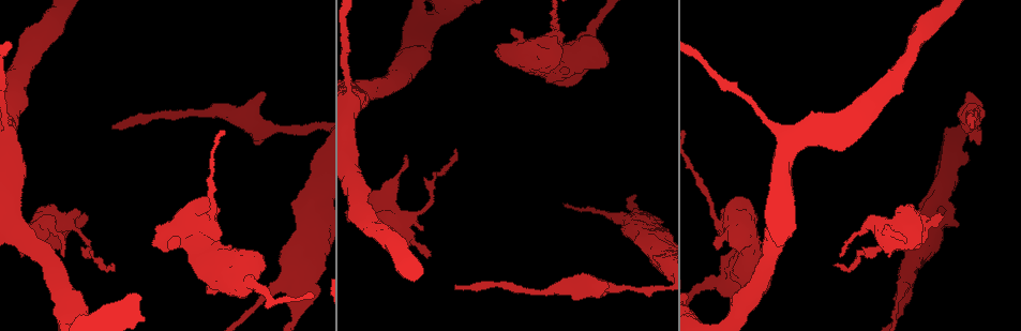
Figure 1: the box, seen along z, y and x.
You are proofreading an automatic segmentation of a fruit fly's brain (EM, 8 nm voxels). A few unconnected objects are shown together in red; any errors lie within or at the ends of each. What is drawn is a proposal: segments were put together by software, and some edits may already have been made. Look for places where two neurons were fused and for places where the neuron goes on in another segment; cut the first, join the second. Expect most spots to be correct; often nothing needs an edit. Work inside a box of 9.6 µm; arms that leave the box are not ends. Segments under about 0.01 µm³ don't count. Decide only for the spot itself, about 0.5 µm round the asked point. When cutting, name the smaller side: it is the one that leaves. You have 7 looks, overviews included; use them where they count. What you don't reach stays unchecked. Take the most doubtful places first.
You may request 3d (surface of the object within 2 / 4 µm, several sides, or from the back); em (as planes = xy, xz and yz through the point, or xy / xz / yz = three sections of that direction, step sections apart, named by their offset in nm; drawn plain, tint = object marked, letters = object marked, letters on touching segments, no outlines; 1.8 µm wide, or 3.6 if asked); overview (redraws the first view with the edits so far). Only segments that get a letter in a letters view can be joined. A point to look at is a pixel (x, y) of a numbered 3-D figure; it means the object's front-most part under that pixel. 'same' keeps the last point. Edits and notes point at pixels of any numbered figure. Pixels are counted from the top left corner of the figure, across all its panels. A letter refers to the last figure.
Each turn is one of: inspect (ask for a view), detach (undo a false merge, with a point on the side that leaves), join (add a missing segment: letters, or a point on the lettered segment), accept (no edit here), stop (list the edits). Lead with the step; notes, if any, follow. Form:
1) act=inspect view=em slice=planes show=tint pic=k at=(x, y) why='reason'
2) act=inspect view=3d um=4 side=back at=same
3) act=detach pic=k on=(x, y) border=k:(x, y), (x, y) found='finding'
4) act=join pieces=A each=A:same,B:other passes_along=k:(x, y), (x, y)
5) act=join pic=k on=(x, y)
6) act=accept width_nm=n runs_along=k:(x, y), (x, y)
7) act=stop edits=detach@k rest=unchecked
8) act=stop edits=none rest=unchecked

act=inspect view=em slice=yz step=4 show=tint pic=1 at=(941, 216) why='free end'

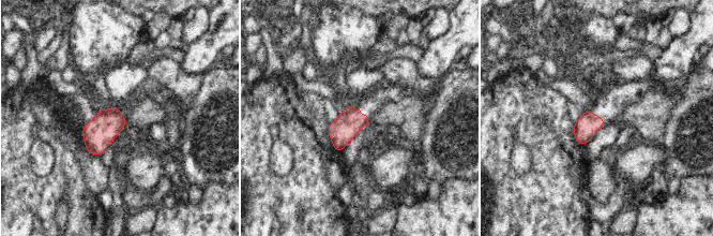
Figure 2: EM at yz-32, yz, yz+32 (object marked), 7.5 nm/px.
act=inspect view=em slice=yz step=4 show=letters at=same why='what lies round it'

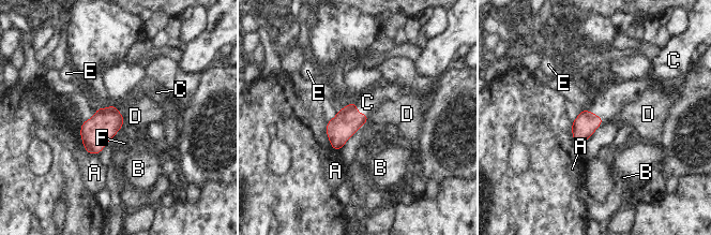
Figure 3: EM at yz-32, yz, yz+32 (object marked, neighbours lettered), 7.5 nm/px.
act=join pieces=C longest_contact=C:160nm each=A:other,B:other,C:same,D:other,E:other,F:other passes_along=3:(339, 129), (357, 112), (367, 102) found='it goes on there'

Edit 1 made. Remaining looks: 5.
act=inspect view=overview

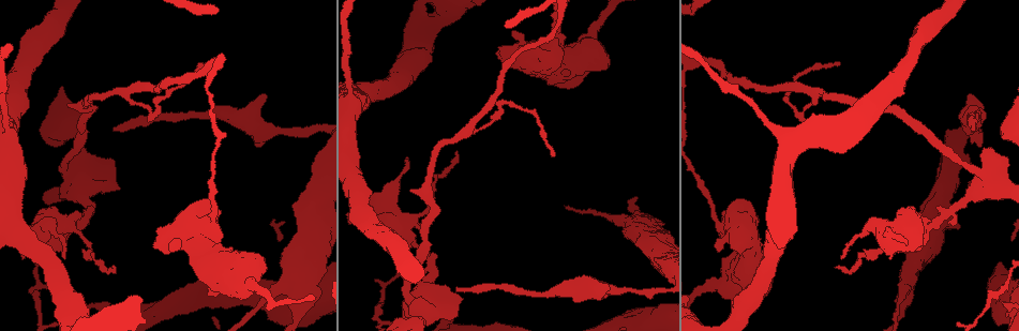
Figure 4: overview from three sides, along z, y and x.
act=inspect view=em slice=xz step=16 show=letters pic=4 at=(114, 130) why='an open end'

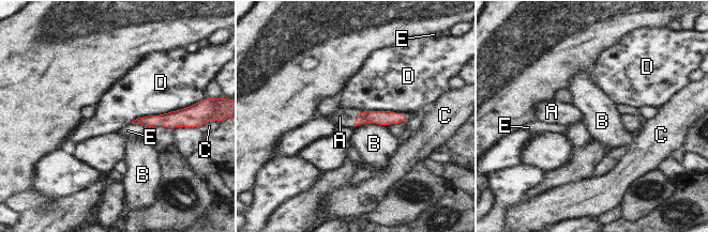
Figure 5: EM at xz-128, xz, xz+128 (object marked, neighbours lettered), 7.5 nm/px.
act=join pieces=A each=A:same,B:other,C:other,D:other,E:other passes_along=5:(382, 118), (356, 119), (340, 117) found='the neuron continues'

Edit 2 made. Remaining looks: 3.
act=inspect view=em um=3.6 slice=planes show=plain pic=4 at=(720, 282) why='calibre changes'

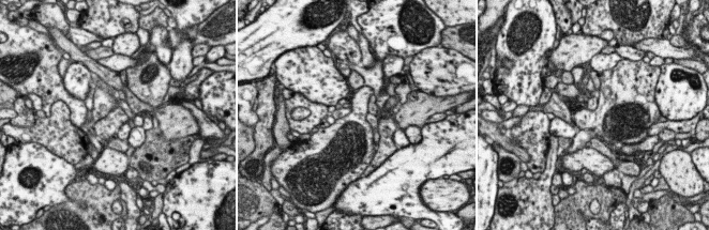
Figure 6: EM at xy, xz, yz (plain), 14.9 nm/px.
act=inspect view=em um=3.6 slice=planes show=letters at=same why='see the neighbours'

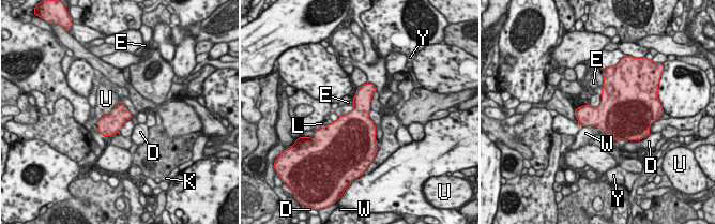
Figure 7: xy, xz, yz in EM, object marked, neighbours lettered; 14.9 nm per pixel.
act=accept each=D:other,E:other,K:other,L:other,U:other,W:other,Y:other border=7:(132, 114), (116, 105), (100, 118) found='continuous, no second neuron'

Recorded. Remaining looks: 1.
act=stop edits=join@3,join@5 rest=unchecked

